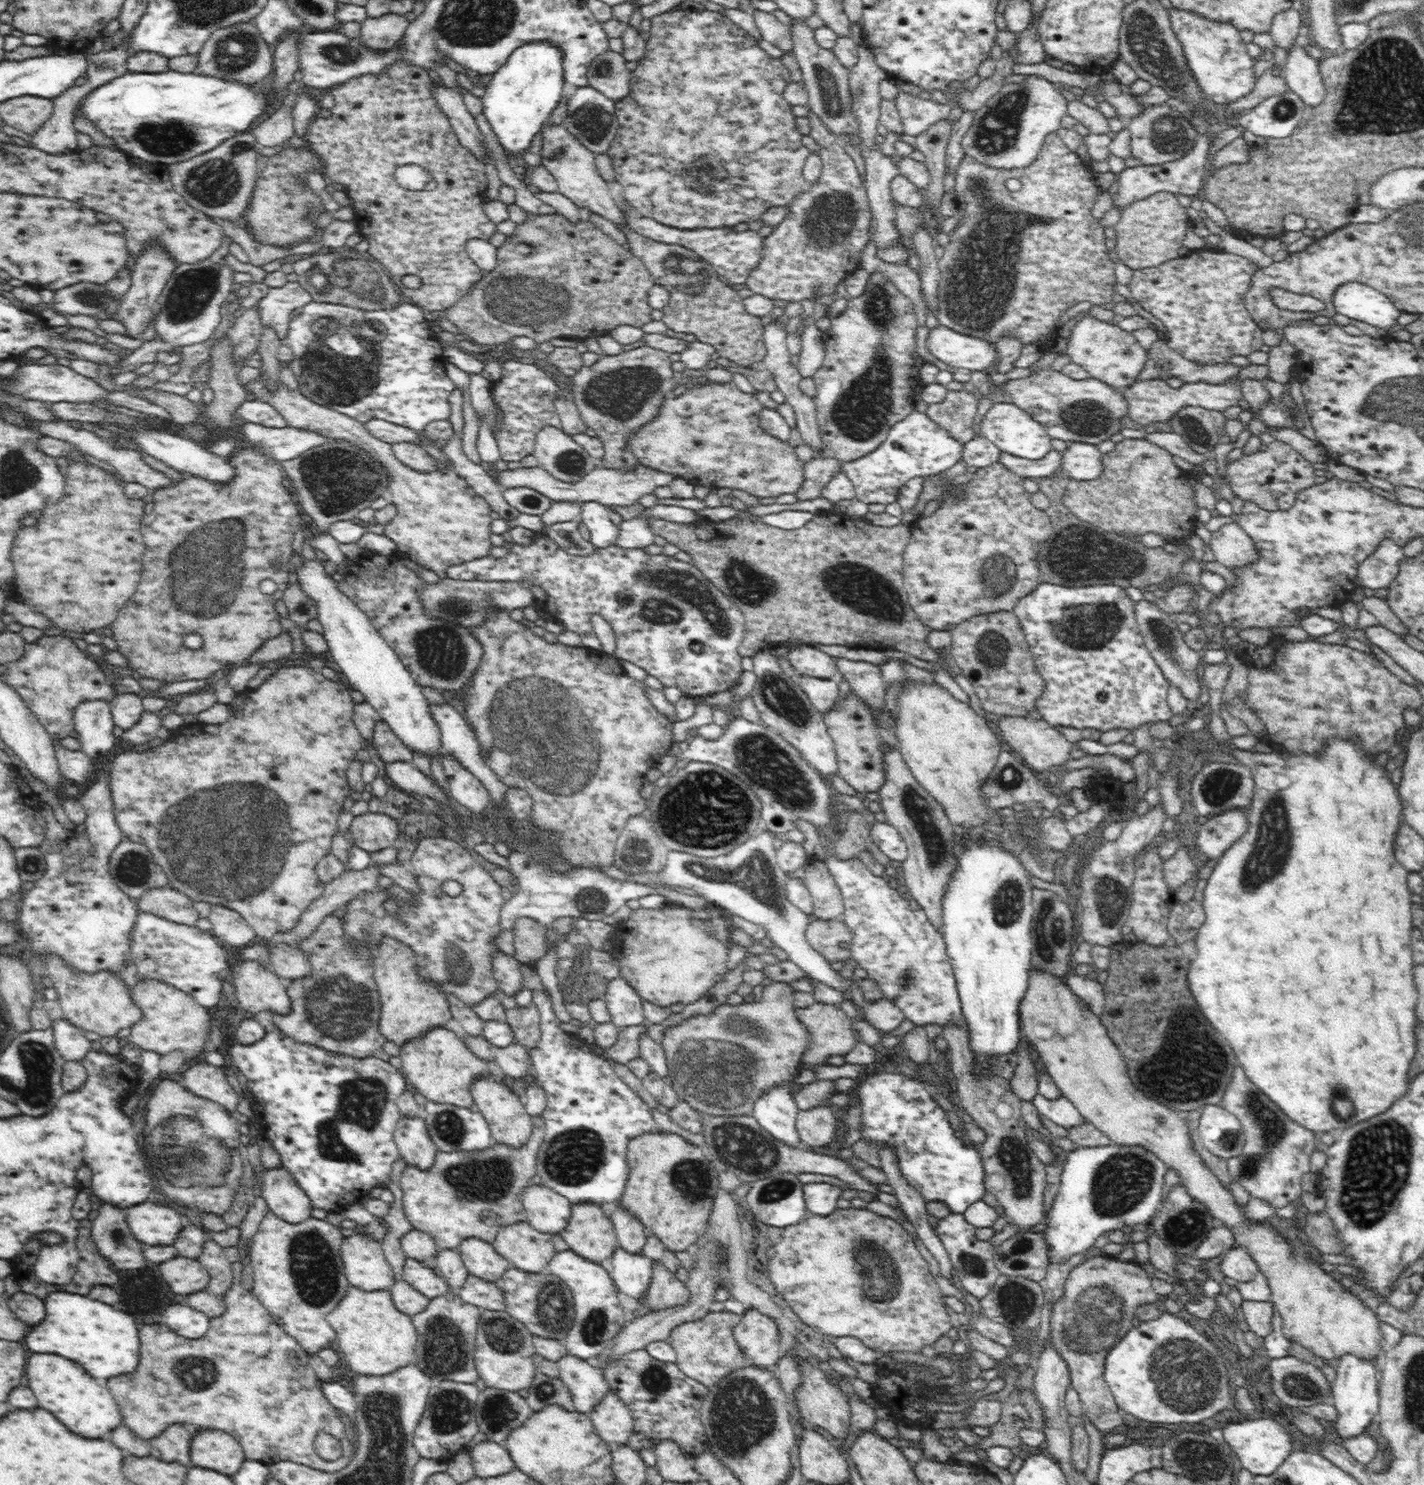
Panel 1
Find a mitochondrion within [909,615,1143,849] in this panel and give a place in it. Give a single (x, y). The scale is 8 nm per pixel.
(993, 650)

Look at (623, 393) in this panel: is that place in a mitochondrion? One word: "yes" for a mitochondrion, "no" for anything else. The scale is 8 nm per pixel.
yes

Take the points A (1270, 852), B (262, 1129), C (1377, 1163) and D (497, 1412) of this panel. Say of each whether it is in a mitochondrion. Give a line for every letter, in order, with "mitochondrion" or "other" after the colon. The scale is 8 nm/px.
A: mitochondrion
B: other
C: mitochondrion
D: mitochondrion

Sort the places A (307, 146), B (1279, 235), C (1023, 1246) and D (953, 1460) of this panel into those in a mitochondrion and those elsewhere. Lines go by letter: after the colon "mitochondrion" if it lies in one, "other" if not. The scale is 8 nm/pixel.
A: other
B: other
C: mitochondrion
D: other

